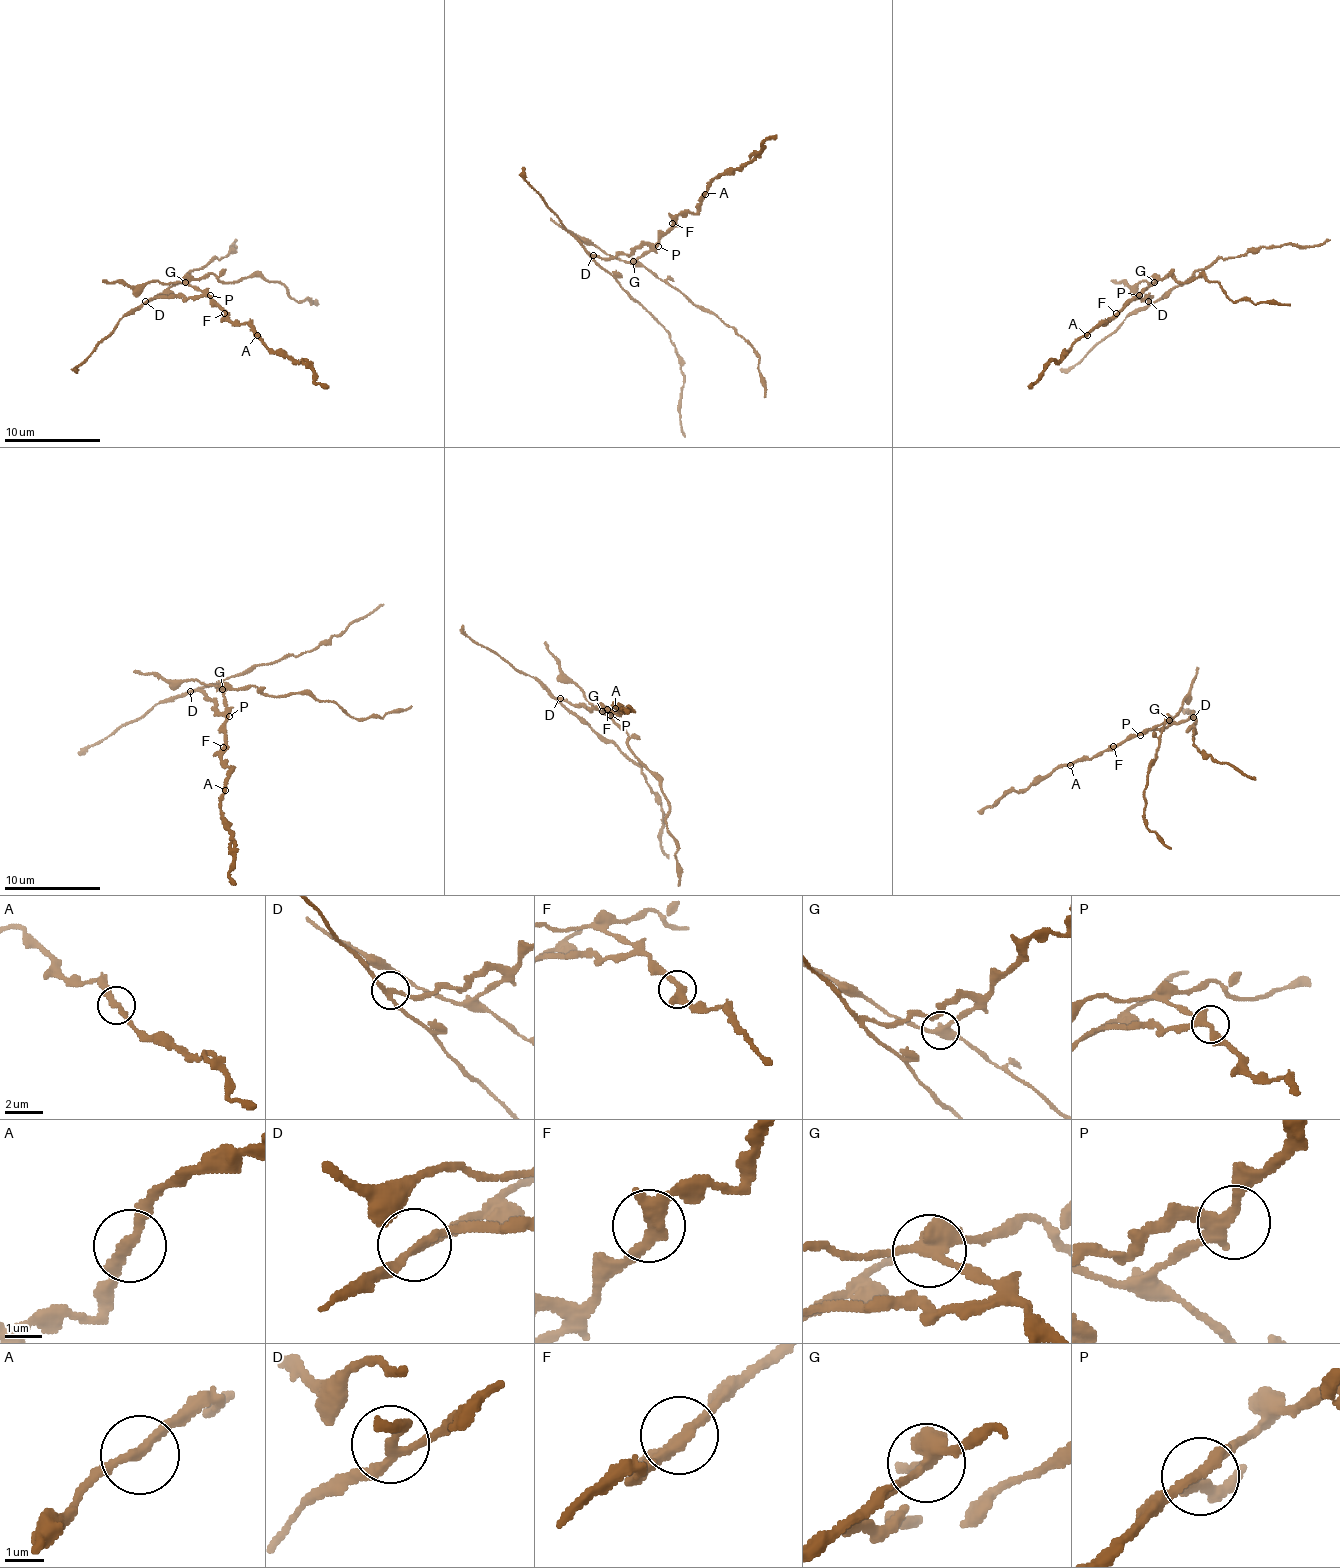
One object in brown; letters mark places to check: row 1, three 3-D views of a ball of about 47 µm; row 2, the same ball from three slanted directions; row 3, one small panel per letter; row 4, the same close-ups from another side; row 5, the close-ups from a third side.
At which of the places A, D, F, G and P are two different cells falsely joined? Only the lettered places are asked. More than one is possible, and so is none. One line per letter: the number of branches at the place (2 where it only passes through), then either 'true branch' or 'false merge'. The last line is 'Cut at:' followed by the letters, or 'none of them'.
A: 2 | true branch
D: 3 | false merge
F: 3 | true branch
G: 3 | false merge
P: 3 | true branch
Cut at: D, G

